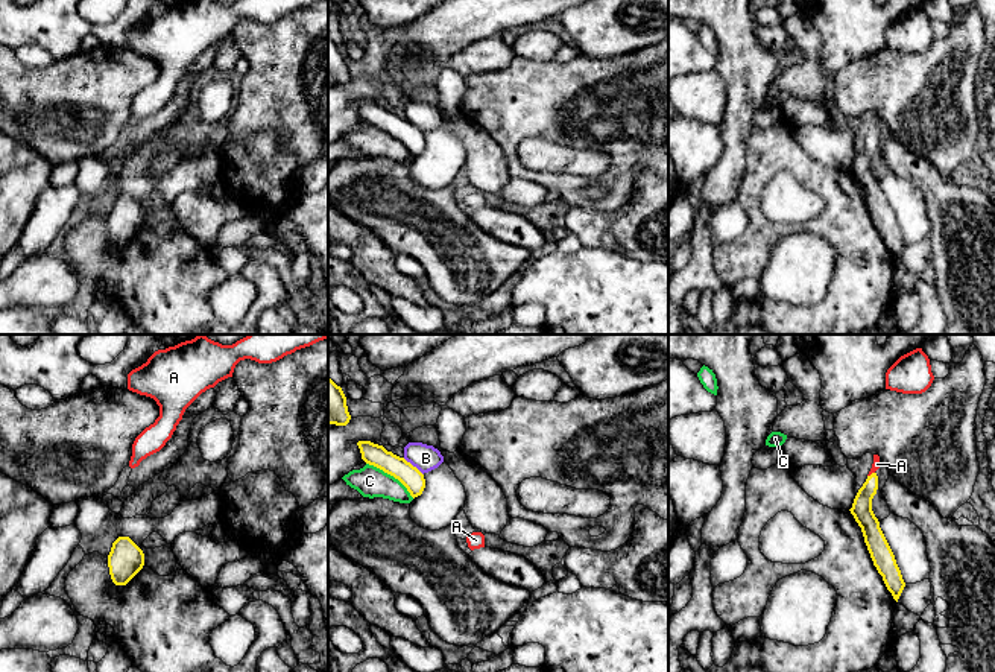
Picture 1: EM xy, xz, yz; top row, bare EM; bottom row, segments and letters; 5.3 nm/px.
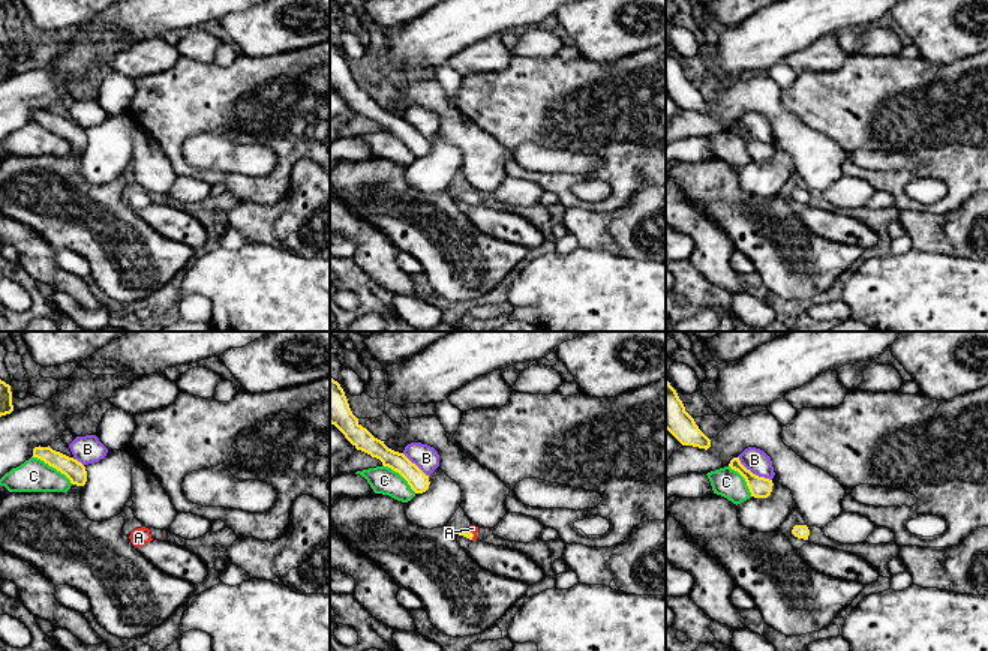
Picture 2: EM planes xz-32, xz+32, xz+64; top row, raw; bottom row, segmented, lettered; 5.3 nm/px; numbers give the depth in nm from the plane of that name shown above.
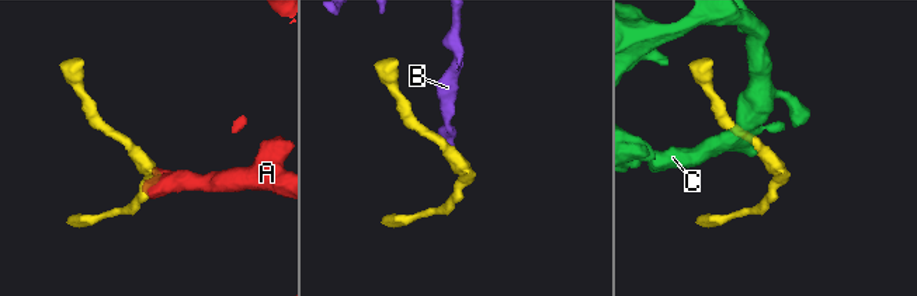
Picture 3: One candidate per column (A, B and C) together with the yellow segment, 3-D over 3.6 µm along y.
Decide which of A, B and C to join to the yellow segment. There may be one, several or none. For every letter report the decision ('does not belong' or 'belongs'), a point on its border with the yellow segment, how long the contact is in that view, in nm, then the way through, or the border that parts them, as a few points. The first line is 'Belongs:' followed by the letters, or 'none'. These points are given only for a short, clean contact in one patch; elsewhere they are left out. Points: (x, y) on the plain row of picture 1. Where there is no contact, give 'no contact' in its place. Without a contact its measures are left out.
Belongs: A
A: belongs | yz (872, 133) | 50 nm | across yz (862, 168), (872, 133), (877, 123)
B: does not belong | xz (412, 125) | 140 nm | along xz (403, 117), (423, 134)
C: does not belong | xz (391, 134) | 320 nm | along xz (366, 122), (392, 134), (413, 157)

